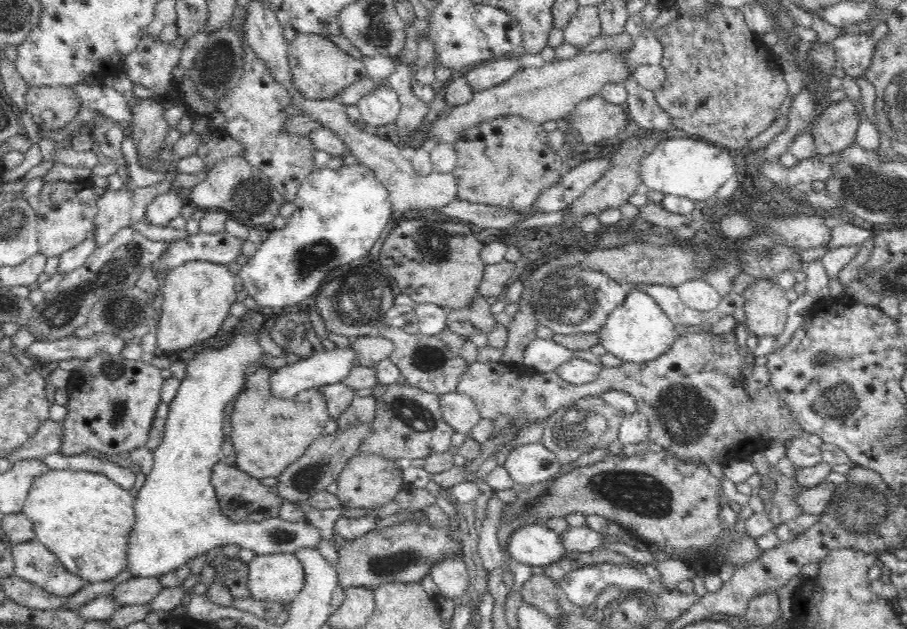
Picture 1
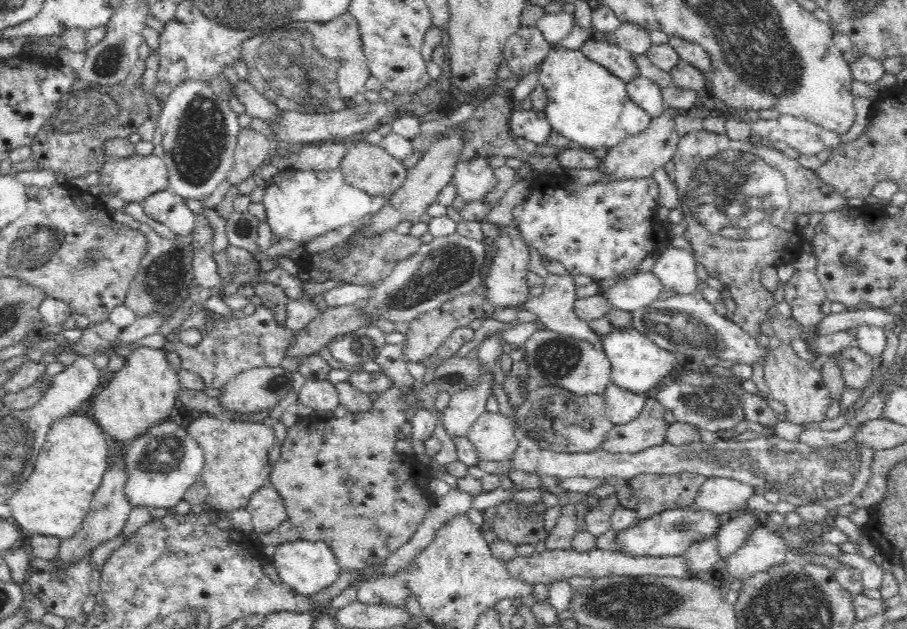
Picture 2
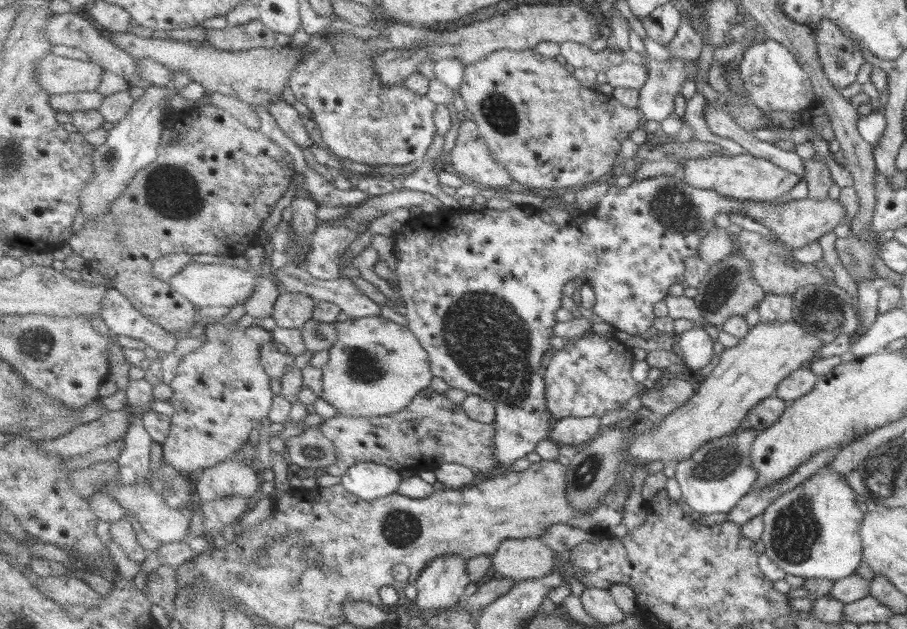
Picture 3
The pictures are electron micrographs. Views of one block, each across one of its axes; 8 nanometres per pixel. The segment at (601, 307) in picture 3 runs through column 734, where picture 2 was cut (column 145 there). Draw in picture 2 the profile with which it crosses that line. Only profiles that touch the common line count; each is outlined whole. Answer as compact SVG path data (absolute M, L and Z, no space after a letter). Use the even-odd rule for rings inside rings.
M166 189L147 197L142 204L150 218L166 225L181 237L192 233L196 224L195 212L190 211L185 200Z

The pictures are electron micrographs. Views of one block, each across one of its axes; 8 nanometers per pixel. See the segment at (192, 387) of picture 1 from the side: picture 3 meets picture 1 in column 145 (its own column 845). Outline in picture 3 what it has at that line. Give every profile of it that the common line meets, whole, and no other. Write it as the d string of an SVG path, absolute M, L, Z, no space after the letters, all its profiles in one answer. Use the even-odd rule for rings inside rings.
M828 463L822 466L798 486L774 499L764 510L764 532L761 536L765 546L764 554L786 574L803 579L825 579L834 582L850 576L856 572L862 561L862 538L858 534L858 527L864 514L856 508L857 498L856 492L850 488L846 479L842 478L842 474L832 472Z

